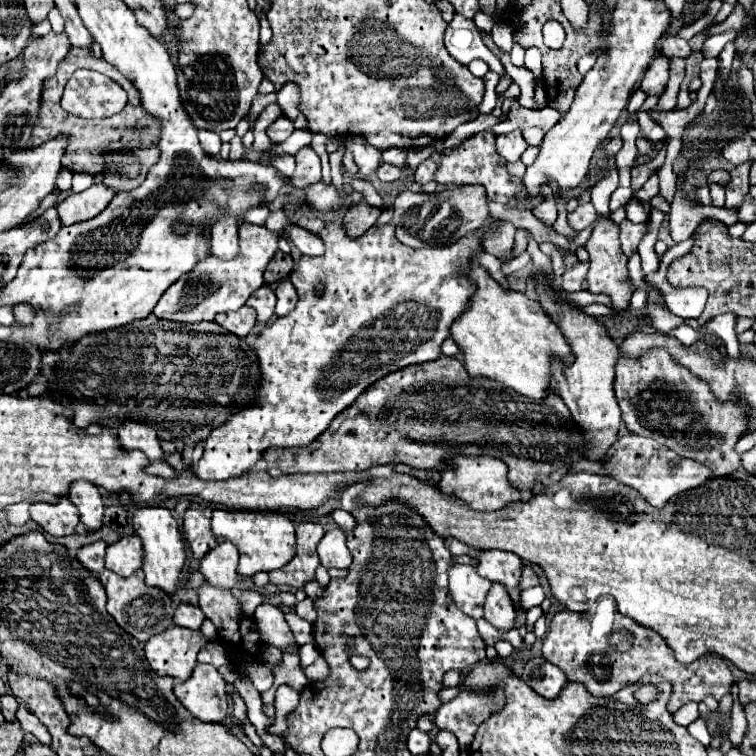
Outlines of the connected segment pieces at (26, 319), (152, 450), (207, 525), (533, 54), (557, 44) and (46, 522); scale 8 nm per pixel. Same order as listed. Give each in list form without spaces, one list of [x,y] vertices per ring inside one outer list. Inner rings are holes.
[[[31,304],[13,306],[13,314],[15,314],[17,324],[23,324],[23,326],[27,326],[27,324],[31,324],[35,320],[35,310],[31,308]]]
[[[125,422],[119,428],[119,444],[121,444],[123,452],[141,450],[149,458],[149,462],[151,462],[151,466],[147,466],[149,474],[155,472],[159,476],[159,472],[161,472],[161,476],[165,480],[175,476],[173,468],[167,466],[167,462],[163,462],[163,450],[161,450],[157,434],[155,434],[155,430],[151,426],[141,424],[141,422]],[[155,464],[159,464],[159,470],[157,470]]]
[[[189,506],[183,518],[183,536],[195,558],[203,558],[205,552],[223,542],[223,538],[211,532],[211,508]]]
[[[529,48],[525,51],[524,67],[533,72],[535,83],[542,77],[541,56],[537,48]]]
[[[549,20],[543,28],[544,42],[553,49],[559,49],[563,46],[565,40],[565,31],[561,24],[555,20]]]
[[[61,496],[55,504],[35,502],[29,506],[31,518],[41,524],[41,528],[53,536],[73,534],[79,524],[79,512],[67,496]]]

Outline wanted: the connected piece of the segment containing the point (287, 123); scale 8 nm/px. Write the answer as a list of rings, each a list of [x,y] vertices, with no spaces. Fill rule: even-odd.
[[[281,116],[273,126],[269,126],[269,138],[271,138],[271,142],[283,142],[283,140],[289,138],[289,132],[293,132],[293,130],[295,128],[293,128],[292,121]]]

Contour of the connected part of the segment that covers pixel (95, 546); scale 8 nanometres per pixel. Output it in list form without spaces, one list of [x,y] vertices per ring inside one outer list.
[[[99,540],[99,542],[87,544],[87,546],[83,546],[83,548],[77,550],[77,558],[79,558],[79,562],[81,562],[87,570],[95,572],[97,576],[105,570],[105,566],[103,566],[105,546],[107,546],[107,544],[105,544],[103,540]]]

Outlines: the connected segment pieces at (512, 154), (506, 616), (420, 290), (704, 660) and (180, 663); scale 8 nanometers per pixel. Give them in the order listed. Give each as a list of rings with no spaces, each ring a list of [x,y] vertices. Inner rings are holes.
[[[519,132],[511,134],[501,134],[497,136],[497,152],[507,160],[507,162],[517,162],[521,160],[521,154],[527,150],[527,142]]]
[[[493,584],[491,592],[487,592],[487,600],[483,604],[483,616],[499,630],[511,630],[515,622],[515,608],[511,606],[511,598],[507,596],[507,588],[503,584]]]
[[[335,218],[325,222],[319,236],[325,242],[325,254],[301,256],[297,270],[289,276],[299,294],[297,308],[283,318],[275,318],[255,342],[263,376],[259,394],[249,408],[231,416],[209,434],[203,456],[195,466],[195,476],[201,480],[211,482],[243,476],[255,466],[261,452],[271,446],[293,448],[311,444],[373,382],[409,364],[439,358],[439,346],[449,338],[451,322],[465,310],[475,292],[475,284],[469,280],[469,266],[471,254],[481,250],[479,232],[471,232],[445,248],[413,250],[395,238],[393,222],[377,224],[357,240],[351,240],[343,230],[343,222]],[[317,284],[325,286],[321,294],[315,292]]]
[[[599,598],[592,608],[592,612],[559,610],[553,614],[543,640],[543,658],[561,668],[569,680],[583,682],[593,696],[615,696],[615,692],[635,684],[645,674],[657,674],[669,680],[669,712],[677,712],[687,702],[701,702],[705,696],[721,700],[725,694],[733,694],[733,676],[721,656],[701,656],[693,664],[679,664],[675,652],[671,652],[657,632],[619,613],[612,598]],[[621,630],[631,634],[631,648],[611,648],[611,636]]]
[[[173,626],[145,644],[145,656],[159,676],[173,676],[185,682],[197,664],[197,654],[203,644],[209,644],[209,640],[201,630]]]

